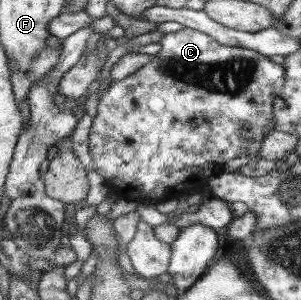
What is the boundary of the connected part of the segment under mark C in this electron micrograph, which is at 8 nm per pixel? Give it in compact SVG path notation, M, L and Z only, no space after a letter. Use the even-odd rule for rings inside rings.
M184 27L178 32L170 32L163 35L158 42L160 51L151 57L151 61L140 66L136 72L129 74L126 78L109 82L106 92L98 100L96 117L92 119L92 126L88 134L88 153L92 157L92 170L102 177L110 193L113 193L117 200L154 200L154 202L166 202L166 200L178 200L181 195L191 192L199 192L207 189L207 180L217 174L214 171L216 164L224 164L232 158L248 156L252 160L256 150L260 148L262 140L273 130L275 125L273 115L273 102L284 92L285 67L280 63L270 62L265 55L258 54L258 51L243 49L242 47L226 46L219 43L217 39L210 38L191 28ZM248 132L250 139L242 139L242 134Z

